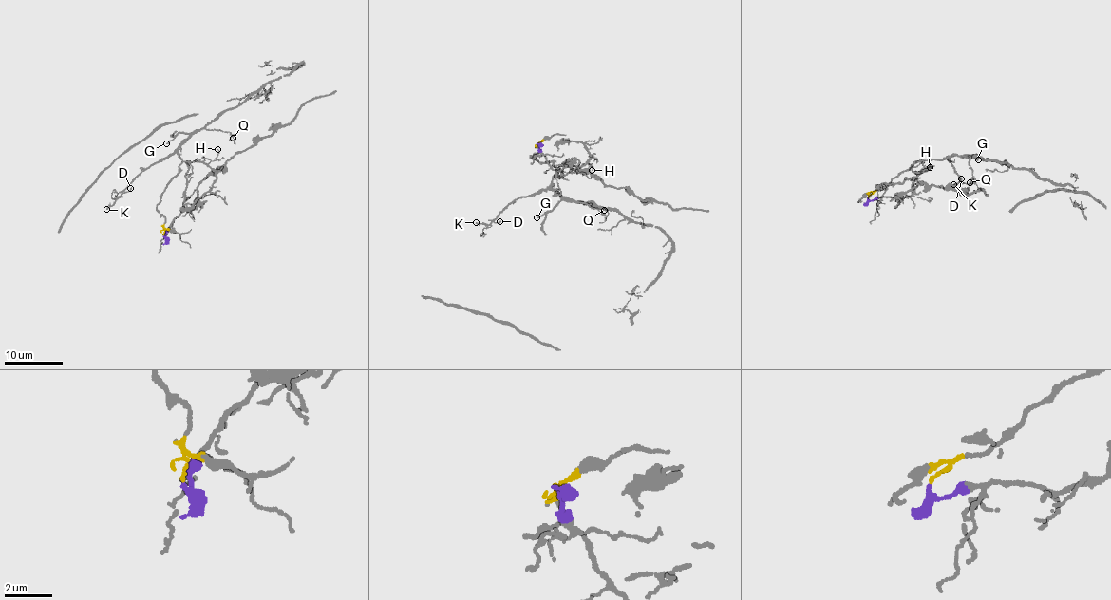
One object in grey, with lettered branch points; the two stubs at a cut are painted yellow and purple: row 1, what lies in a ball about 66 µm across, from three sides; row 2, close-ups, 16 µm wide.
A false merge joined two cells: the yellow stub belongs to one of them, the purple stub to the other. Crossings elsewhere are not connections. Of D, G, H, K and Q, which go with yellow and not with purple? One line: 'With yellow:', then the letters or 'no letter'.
With yellow: D, G, K, Q

